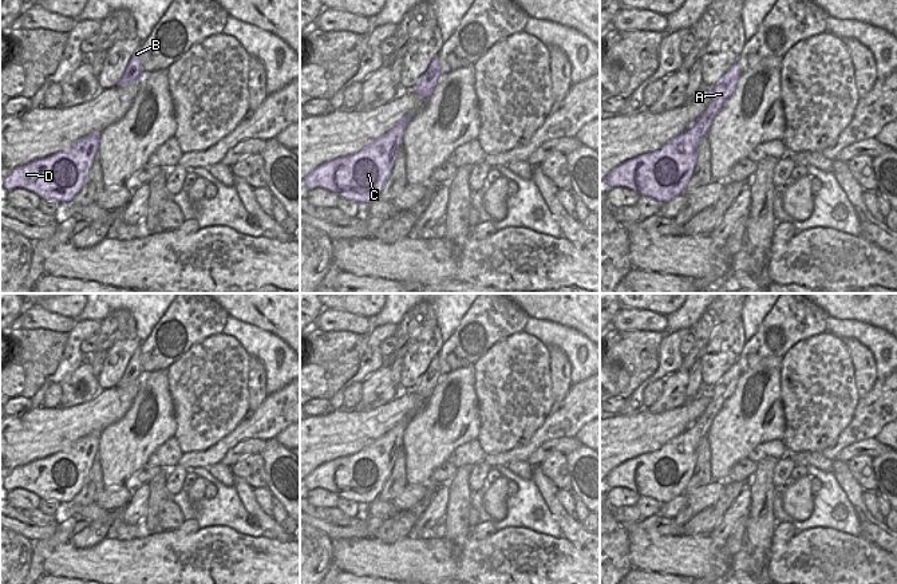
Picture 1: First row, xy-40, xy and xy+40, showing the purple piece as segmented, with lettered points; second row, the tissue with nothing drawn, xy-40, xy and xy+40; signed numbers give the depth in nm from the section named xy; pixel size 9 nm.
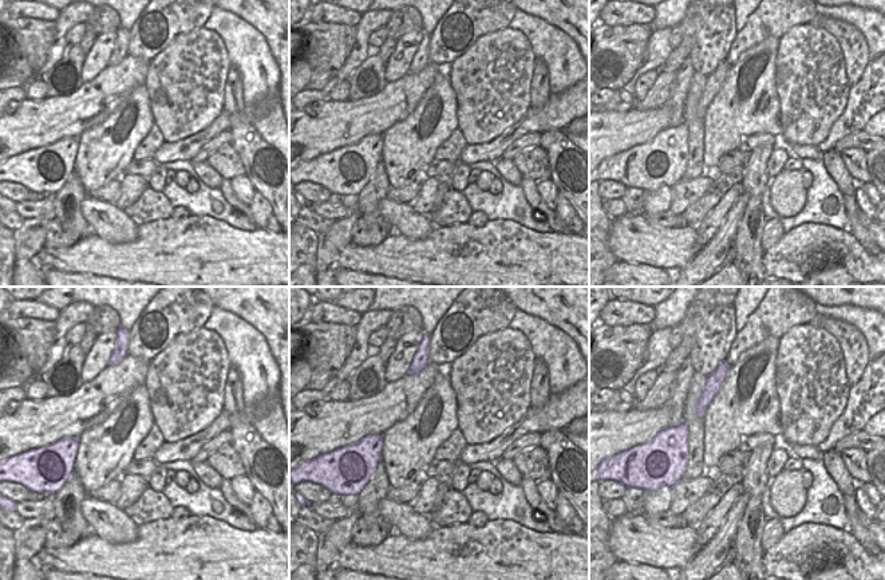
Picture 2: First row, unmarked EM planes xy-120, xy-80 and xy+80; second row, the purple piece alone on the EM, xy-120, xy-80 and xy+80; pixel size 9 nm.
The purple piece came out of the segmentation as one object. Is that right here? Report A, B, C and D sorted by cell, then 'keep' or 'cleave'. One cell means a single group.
A B C D | keep

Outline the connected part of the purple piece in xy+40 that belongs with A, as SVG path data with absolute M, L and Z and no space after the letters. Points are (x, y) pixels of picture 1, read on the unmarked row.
M738 363L732 364L708 391L711 403L696 422L660 450L637 455L616 466L604 480L606 490L628 488L639 496L652 497L661 505L684 494L698 462L699 442L732 395L740 375Z

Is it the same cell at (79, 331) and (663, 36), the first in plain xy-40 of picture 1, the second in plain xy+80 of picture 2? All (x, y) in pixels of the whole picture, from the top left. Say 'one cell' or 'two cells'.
one cell

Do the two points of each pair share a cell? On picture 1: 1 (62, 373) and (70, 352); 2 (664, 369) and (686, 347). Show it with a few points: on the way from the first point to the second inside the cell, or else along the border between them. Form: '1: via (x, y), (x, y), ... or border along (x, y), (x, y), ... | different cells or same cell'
1: via (66, 367), (68, 358) | same cell
2: border along (690, 332), (679, 347), (683, 355) | different cells

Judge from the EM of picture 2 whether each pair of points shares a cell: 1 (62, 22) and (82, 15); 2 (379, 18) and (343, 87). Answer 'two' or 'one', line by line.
1: one
2: two

